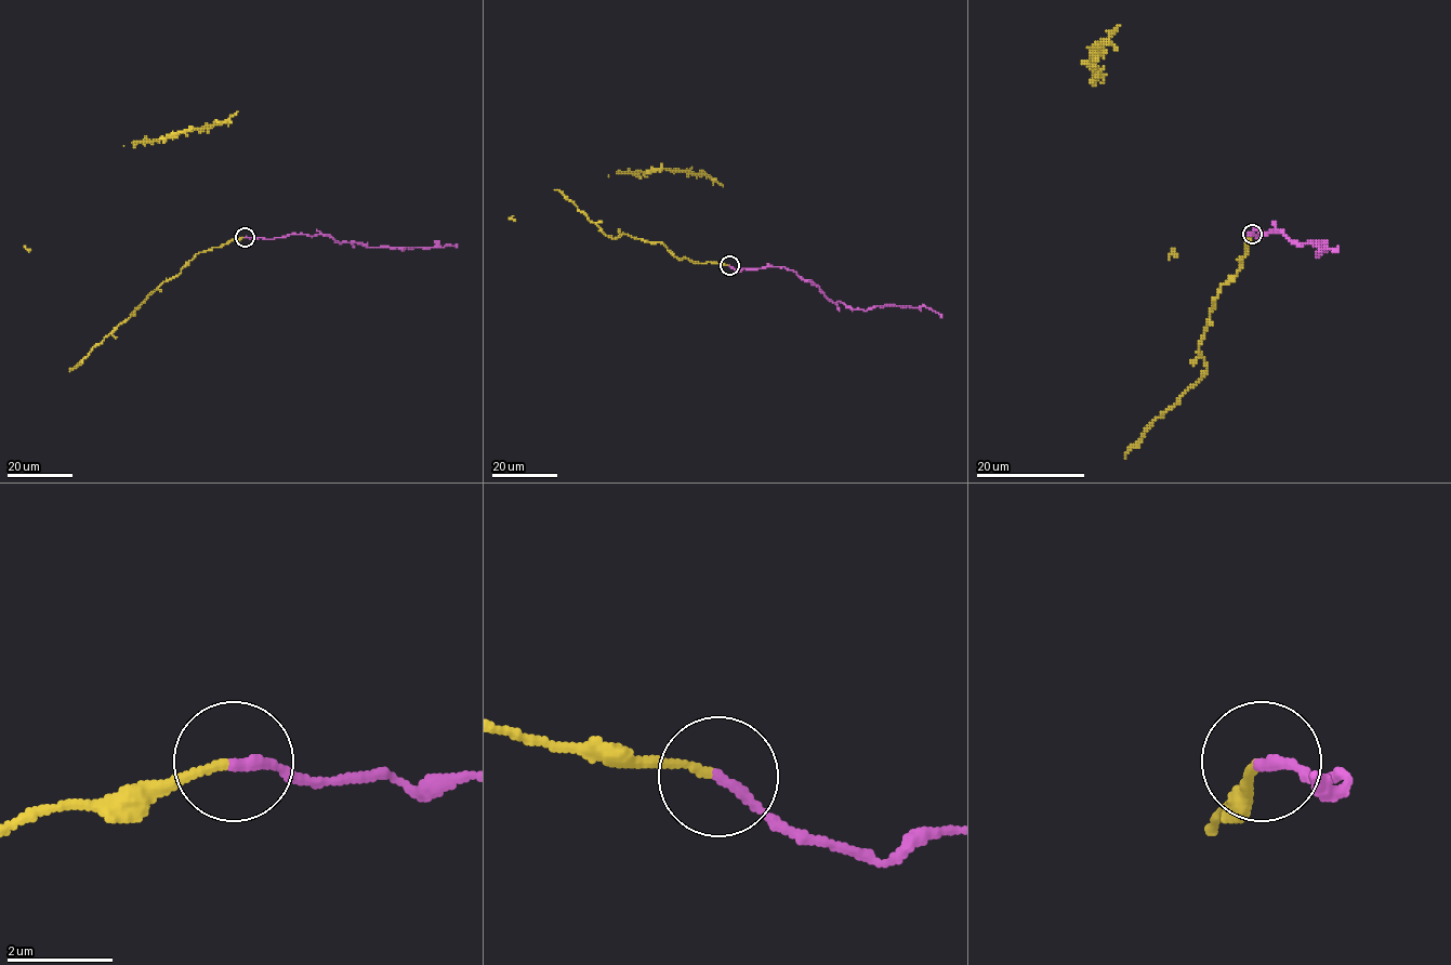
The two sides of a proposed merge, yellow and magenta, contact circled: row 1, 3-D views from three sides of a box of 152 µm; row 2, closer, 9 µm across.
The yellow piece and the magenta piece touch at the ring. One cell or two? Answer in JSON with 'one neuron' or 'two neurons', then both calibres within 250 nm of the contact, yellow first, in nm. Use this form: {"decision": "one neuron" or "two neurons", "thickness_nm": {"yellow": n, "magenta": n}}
{"decision": "two neurons", "thickness_nm": {"yellow": 150, "magenta": 200}}

